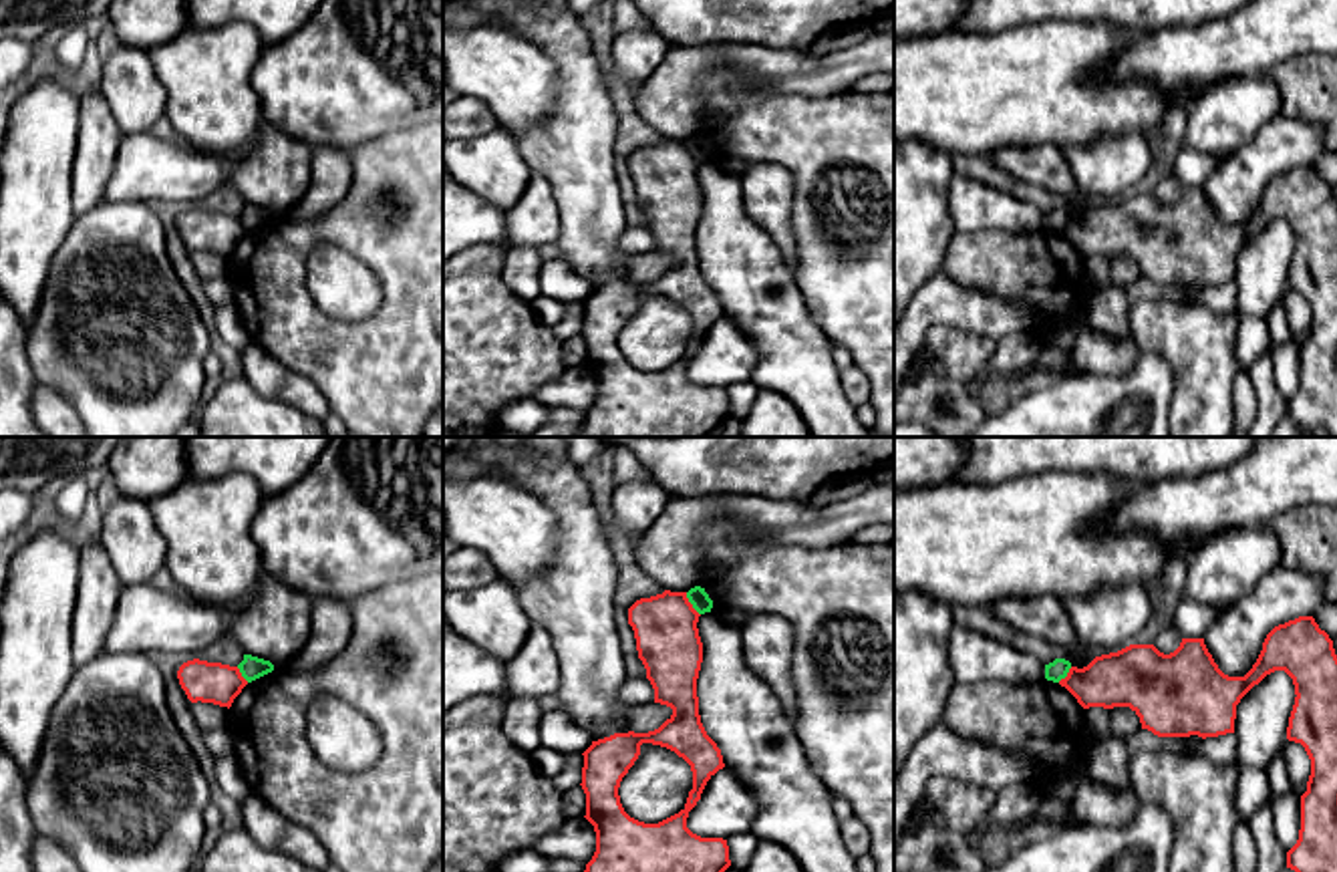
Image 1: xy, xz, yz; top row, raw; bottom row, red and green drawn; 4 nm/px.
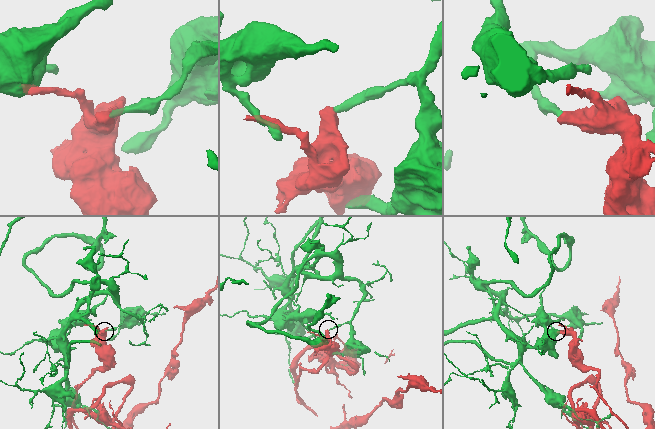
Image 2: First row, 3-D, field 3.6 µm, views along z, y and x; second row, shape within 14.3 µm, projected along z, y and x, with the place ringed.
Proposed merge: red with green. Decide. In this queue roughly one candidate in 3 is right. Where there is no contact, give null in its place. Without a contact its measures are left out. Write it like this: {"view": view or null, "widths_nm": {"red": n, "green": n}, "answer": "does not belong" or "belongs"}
{"view": "xz", "widths_nm": {"red": 260, "green": 80}, "answer": "does not belong"}

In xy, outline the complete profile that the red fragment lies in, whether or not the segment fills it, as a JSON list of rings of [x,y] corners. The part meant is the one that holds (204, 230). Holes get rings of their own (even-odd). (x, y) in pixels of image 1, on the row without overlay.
[[[199,207],[183,211],[177,220],[177,228],[191,252],[201,250],[228,258],[248,234],[238,215]]]

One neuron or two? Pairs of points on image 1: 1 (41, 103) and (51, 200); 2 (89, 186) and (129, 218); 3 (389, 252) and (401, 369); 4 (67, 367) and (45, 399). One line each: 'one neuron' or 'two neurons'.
1: one neuron
2: two neurons
3: one neuron
4: two neurons

